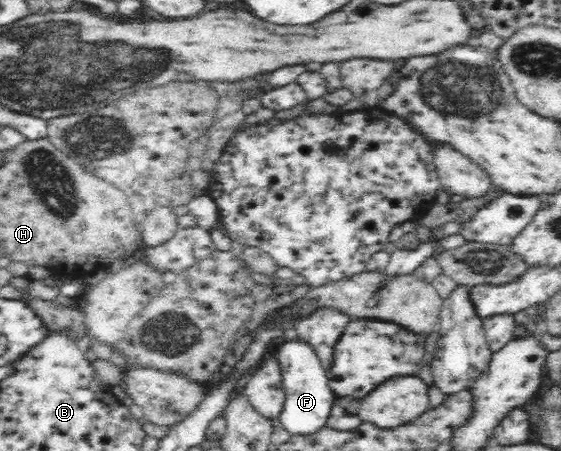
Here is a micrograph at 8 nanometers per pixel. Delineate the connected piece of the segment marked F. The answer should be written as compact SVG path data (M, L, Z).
M300 338L288 340L278 348L275 354L282 375L282 386L286 393L284 410L280 414L277 426L283 427L289 433L307 434L321 429L326 425L328 413L336 402L336 396L329 387L327 370L322 366L314 347Z

